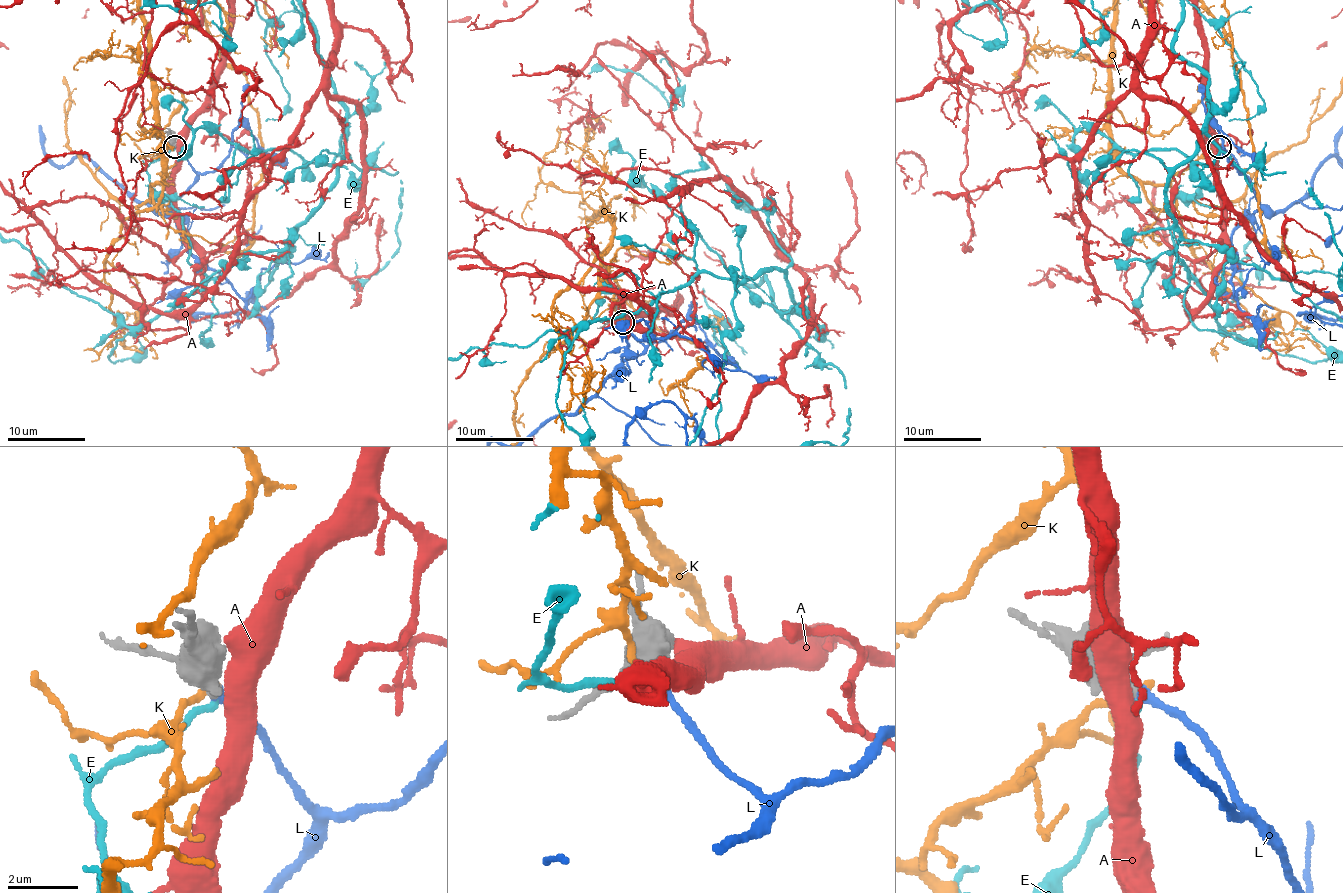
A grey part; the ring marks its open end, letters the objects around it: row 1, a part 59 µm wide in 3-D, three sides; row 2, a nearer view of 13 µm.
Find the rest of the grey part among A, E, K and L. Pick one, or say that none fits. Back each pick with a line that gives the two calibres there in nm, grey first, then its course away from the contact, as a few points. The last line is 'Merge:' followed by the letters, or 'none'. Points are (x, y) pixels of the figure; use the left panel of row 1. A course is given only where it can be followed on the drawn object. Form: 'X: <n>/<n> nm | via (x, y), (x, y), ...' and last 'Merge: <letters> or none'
L: 440/280 nm
Merge: L

